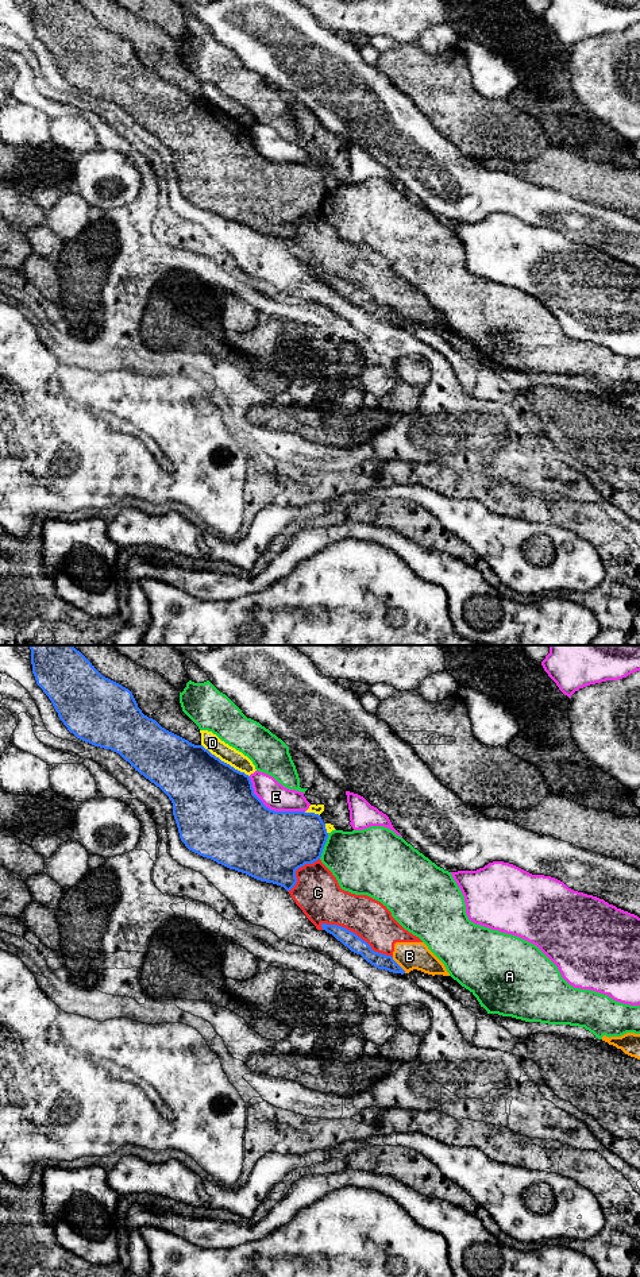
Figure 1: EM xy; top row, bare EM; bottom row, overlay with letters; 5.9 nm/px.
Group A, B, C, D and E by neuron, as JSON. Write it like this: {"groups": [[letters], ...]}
{"groups": [["A"], ["B", "C"], ["D"], ["E"]]}

